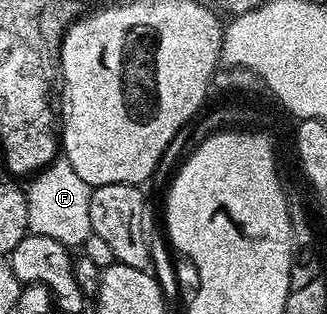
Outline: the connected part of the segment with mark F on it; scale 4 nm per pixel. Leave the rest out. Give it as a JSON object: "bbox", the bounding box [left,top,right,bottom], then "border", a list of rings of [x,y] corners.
{"bbox":[27,158,94,248],"border":[[[56,158],[48,167],[37,173],[27,187],[28,198],[28,230],[36,236],[55,238],[58,242],[69,248],[76,248],[85,245],[90,235],[93,235],[94,225],[91,222],[94,198],[91,185],[88,185],[71,164],[64,158]]]}

